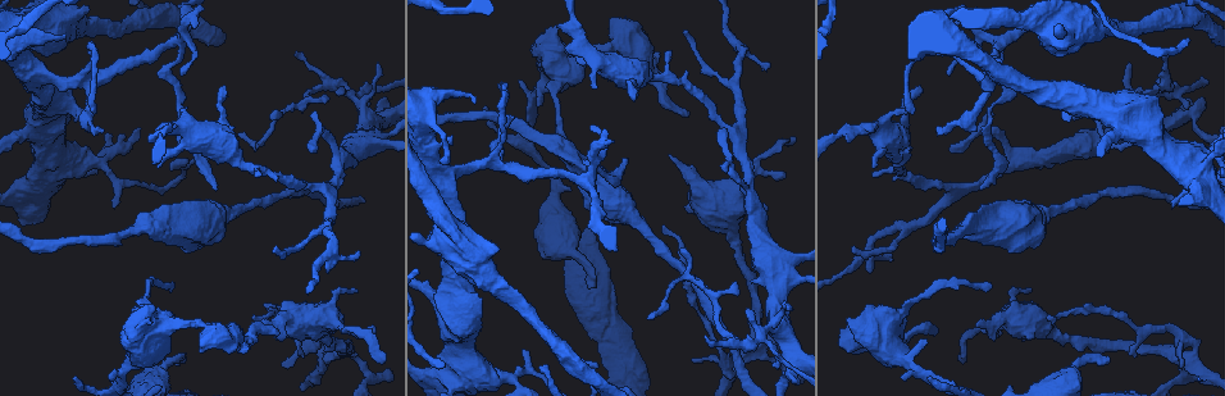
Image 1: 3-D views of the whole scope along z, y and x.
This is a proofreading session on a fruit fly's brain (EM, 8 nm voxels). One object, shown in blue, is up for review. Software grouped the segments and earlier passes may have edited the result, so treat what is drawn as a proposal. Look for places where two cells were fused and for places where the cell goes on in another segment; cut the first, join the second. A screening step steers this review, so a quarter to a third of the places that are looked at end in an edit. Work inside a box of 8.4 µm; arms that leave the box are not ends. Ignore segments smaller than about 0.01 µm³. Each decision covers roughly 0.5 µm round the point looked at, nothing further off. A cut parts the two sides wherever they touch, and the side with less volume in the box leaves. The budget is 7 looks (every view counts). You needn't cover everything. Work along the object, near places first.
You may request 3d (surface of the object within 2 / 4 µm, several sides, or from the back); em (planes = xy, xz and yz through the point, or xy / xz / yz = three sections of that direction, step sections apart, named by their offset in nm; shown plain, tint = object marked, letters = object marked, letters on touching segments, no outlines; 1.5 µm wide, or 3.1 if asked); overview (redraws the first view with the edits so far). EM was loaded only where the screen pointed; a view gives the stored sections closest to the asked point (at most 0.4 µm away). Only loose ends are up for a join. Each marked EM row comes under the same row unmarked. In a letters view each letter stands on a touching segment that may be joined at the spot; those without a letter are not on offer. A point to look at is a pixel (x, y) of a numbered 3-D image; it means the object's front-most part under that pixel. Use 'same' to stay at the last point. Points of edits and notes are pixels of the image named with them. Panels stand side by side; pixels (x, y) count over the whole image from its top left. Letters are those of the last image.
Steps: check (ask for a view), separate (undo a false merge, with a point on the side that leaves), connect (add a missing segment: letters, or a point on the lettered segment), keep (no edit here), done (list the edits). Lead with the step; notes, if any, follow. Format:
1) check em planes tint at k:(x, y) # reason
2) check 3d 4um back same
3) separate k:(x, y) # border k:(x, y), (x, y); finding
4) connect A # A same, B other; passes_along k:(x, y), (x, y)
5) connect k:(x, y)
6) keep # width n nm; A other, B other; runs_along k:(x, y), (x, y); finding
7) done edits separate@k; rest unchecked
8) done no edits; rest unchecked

check 3d 2um at 1:(368, 378) # branch point

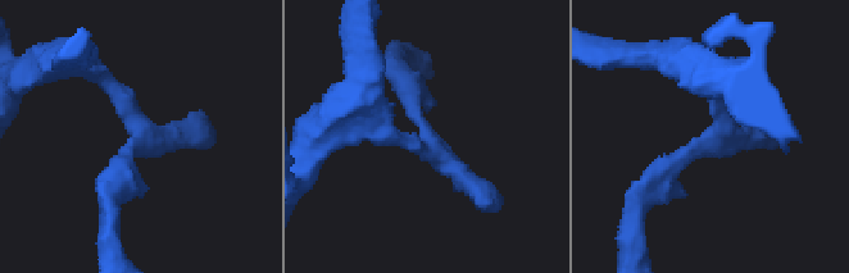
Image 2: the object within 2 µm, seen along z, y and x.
check em yz step 8 tint at 2:(141, 132) # now the EM

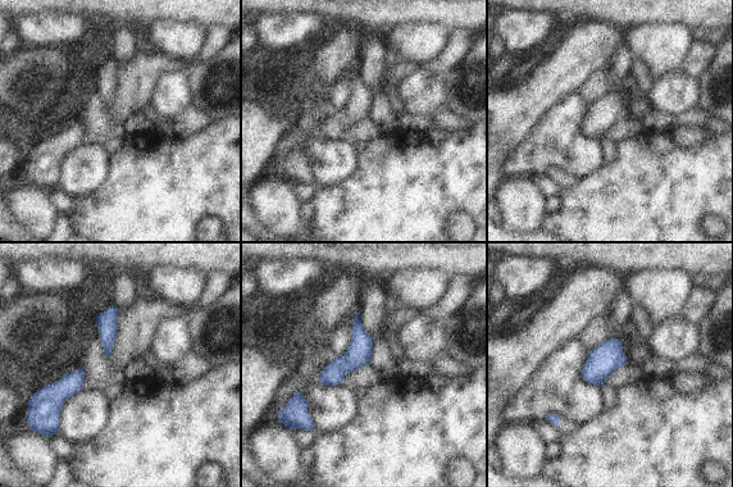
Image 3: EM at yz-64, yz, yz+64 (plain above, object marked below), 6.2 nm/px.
check em planes letters same

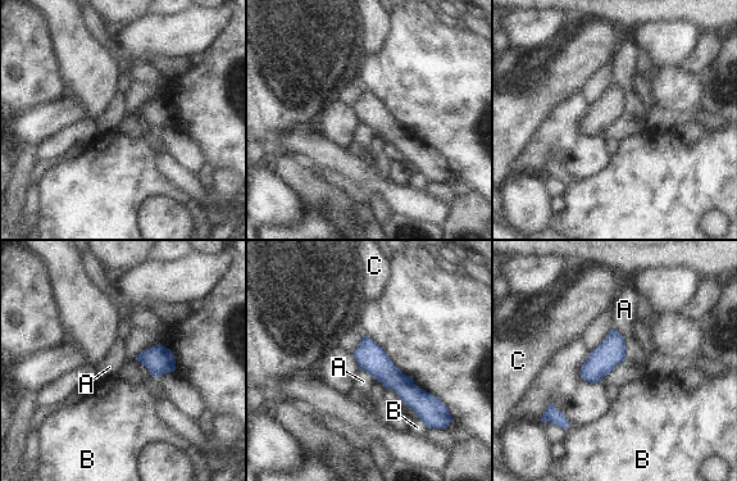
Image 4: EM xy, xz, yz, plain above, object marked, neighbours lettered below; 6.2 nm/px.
keep # width 180 nm; A other, B other, C other; border 4:(614, 327), (623, 337), (626, 361); continuous, no second cell

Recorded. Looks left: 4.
check em planes letters at 1:(1181, 368) # branch stops here

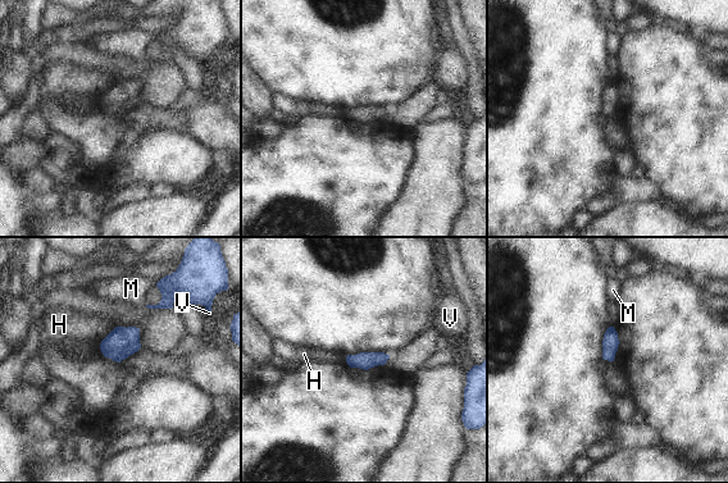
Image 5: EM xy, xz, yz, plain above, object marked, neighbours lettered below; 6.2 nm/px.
keep # width 110 nm; H other, M other, V other; border 5:(115, 327), (103, 340); no lettered segment goes on from it

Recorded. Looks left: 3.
check 3d 4um at 1:(173, 286) # branch stops here

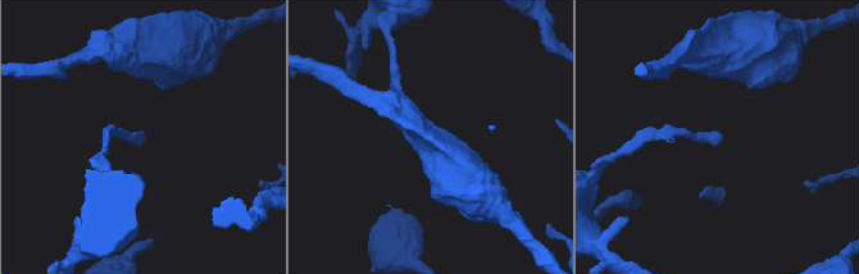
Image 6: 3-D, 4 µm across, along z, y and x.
check em planes letters at 6:(721, 138)

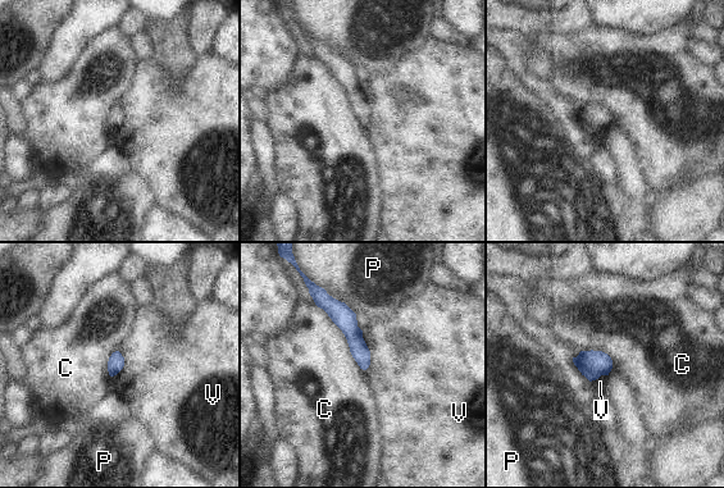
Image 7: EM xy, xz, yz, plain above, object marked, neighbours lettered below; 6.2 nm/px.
keep # C other, P other, V other; runs_along 7:(326, 299), (346, 320), (364, 365); none of them fits

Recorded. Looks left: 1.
done no edits; rest unchecked

